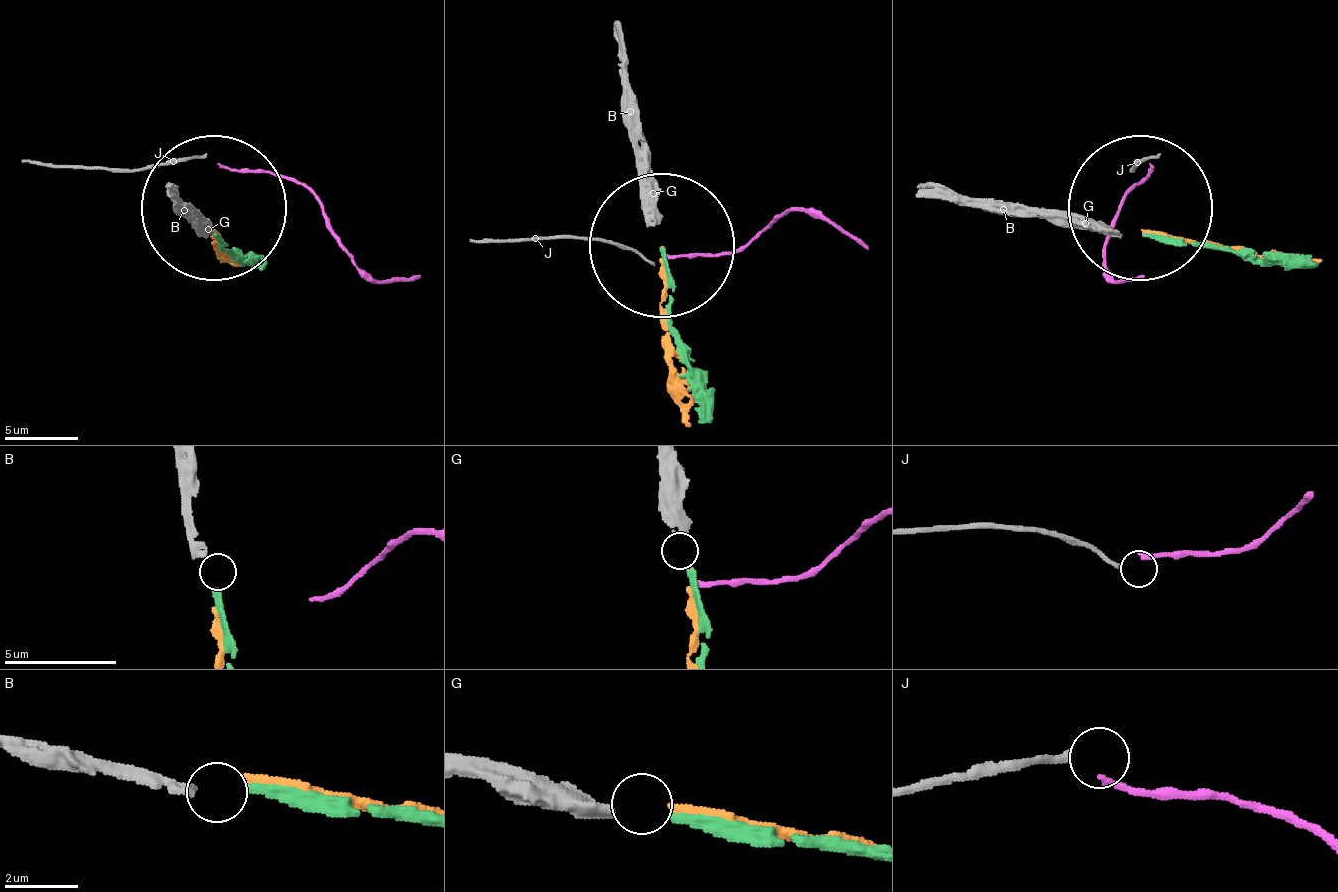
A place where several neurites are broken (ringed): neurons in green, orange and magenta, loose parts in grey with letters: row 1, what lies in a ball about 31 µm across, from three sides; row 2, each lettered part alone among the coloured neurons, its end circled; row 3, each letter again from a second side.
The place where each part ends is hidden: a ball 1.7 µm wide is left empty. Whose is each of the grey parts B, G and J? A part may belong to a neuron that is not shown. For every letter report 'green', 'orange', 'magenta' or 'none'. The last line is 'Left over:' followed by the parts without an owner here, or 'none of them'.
B: green
G: orange
J: none
Left over: J

